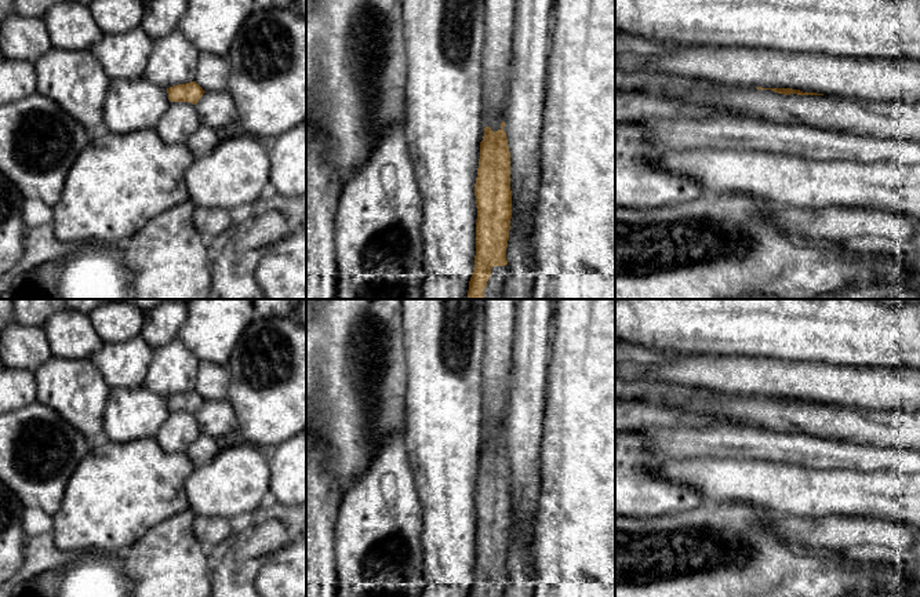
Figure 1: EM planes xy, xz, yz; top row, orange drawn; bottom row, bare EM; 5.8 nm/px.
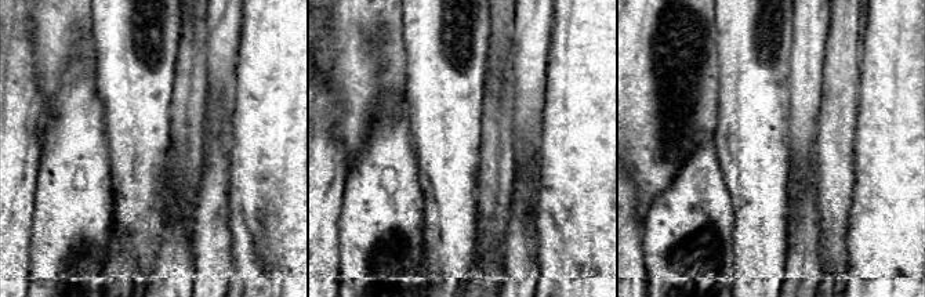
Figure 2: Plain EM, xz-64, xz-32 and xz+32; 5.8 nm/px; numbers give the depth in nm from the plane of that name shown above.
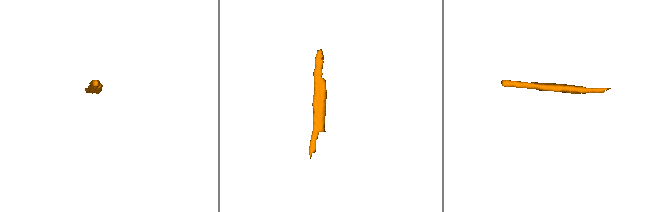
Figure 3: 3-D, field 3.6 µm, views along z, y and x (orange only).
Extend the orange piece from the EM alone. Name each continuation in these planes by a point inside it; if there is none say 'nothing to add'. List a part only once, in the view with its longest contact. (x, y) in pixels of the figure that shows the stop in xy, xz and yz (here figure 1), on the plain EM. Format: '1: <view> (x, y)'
1: xz (498, 582)

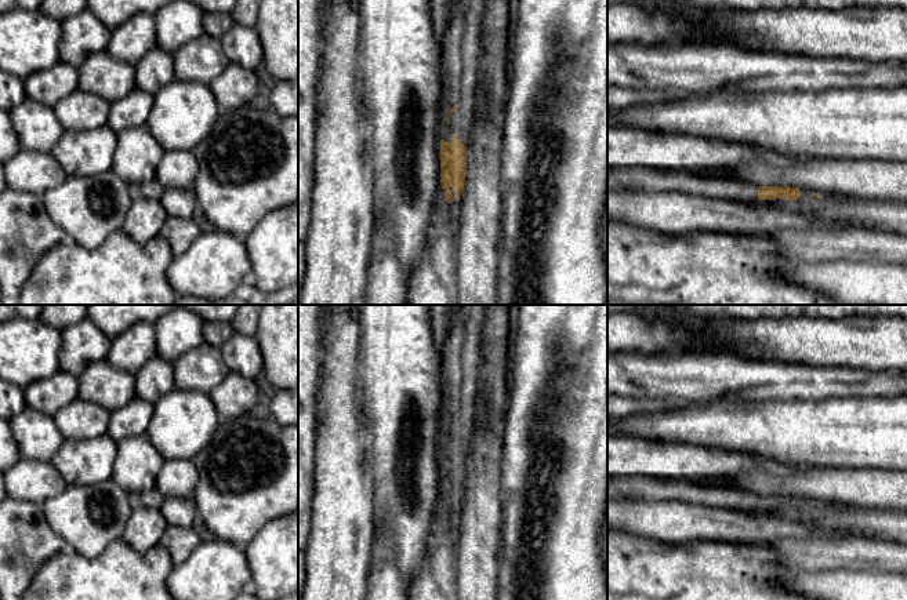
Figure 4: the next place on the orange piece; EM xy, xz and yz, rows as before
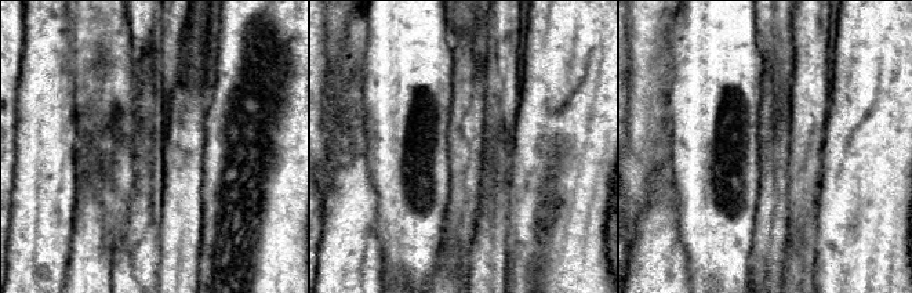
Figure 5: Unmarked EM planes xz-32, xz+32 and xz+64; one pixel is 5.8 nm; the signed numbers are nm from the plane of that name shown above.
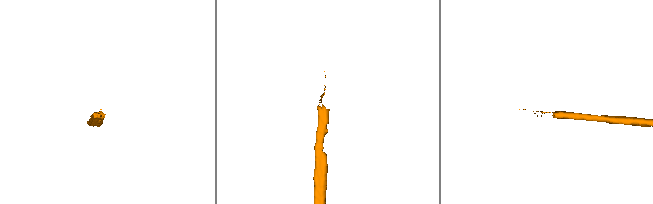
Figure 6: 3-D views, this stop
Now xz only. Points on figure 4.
1: xz (460, 356)

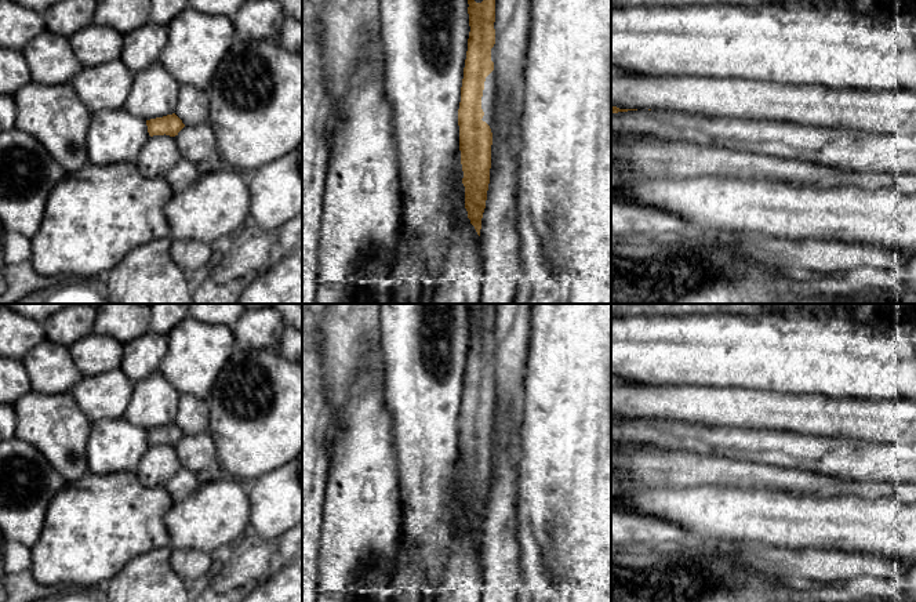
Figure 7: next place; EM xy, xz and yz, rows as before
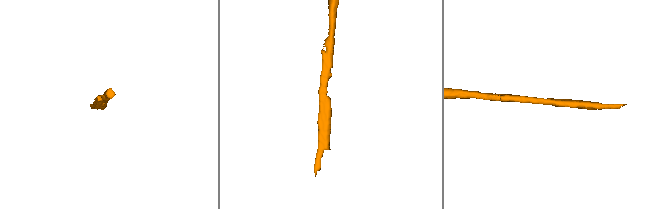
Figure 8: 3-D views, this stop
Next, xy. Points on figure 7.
nothing to add

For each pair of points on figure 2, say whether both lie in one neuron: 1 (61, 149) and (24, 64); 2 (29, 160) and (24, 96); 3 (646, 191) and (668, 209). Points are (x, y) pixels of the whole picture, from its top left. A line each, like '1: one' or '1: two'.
1: two
2: one
3: two

